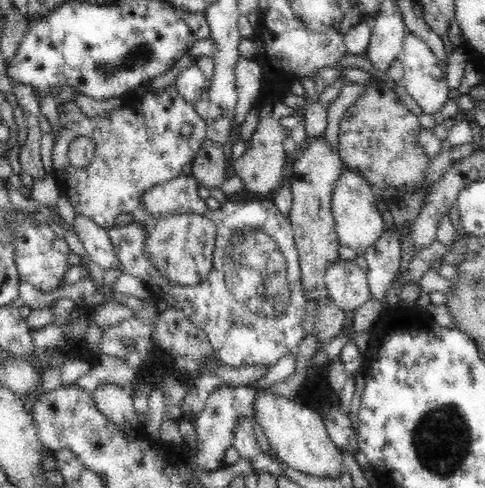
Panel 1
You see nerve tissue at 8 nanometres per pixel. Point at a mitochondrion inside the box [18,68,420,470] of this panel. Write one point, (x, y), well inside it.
(259, 275)

